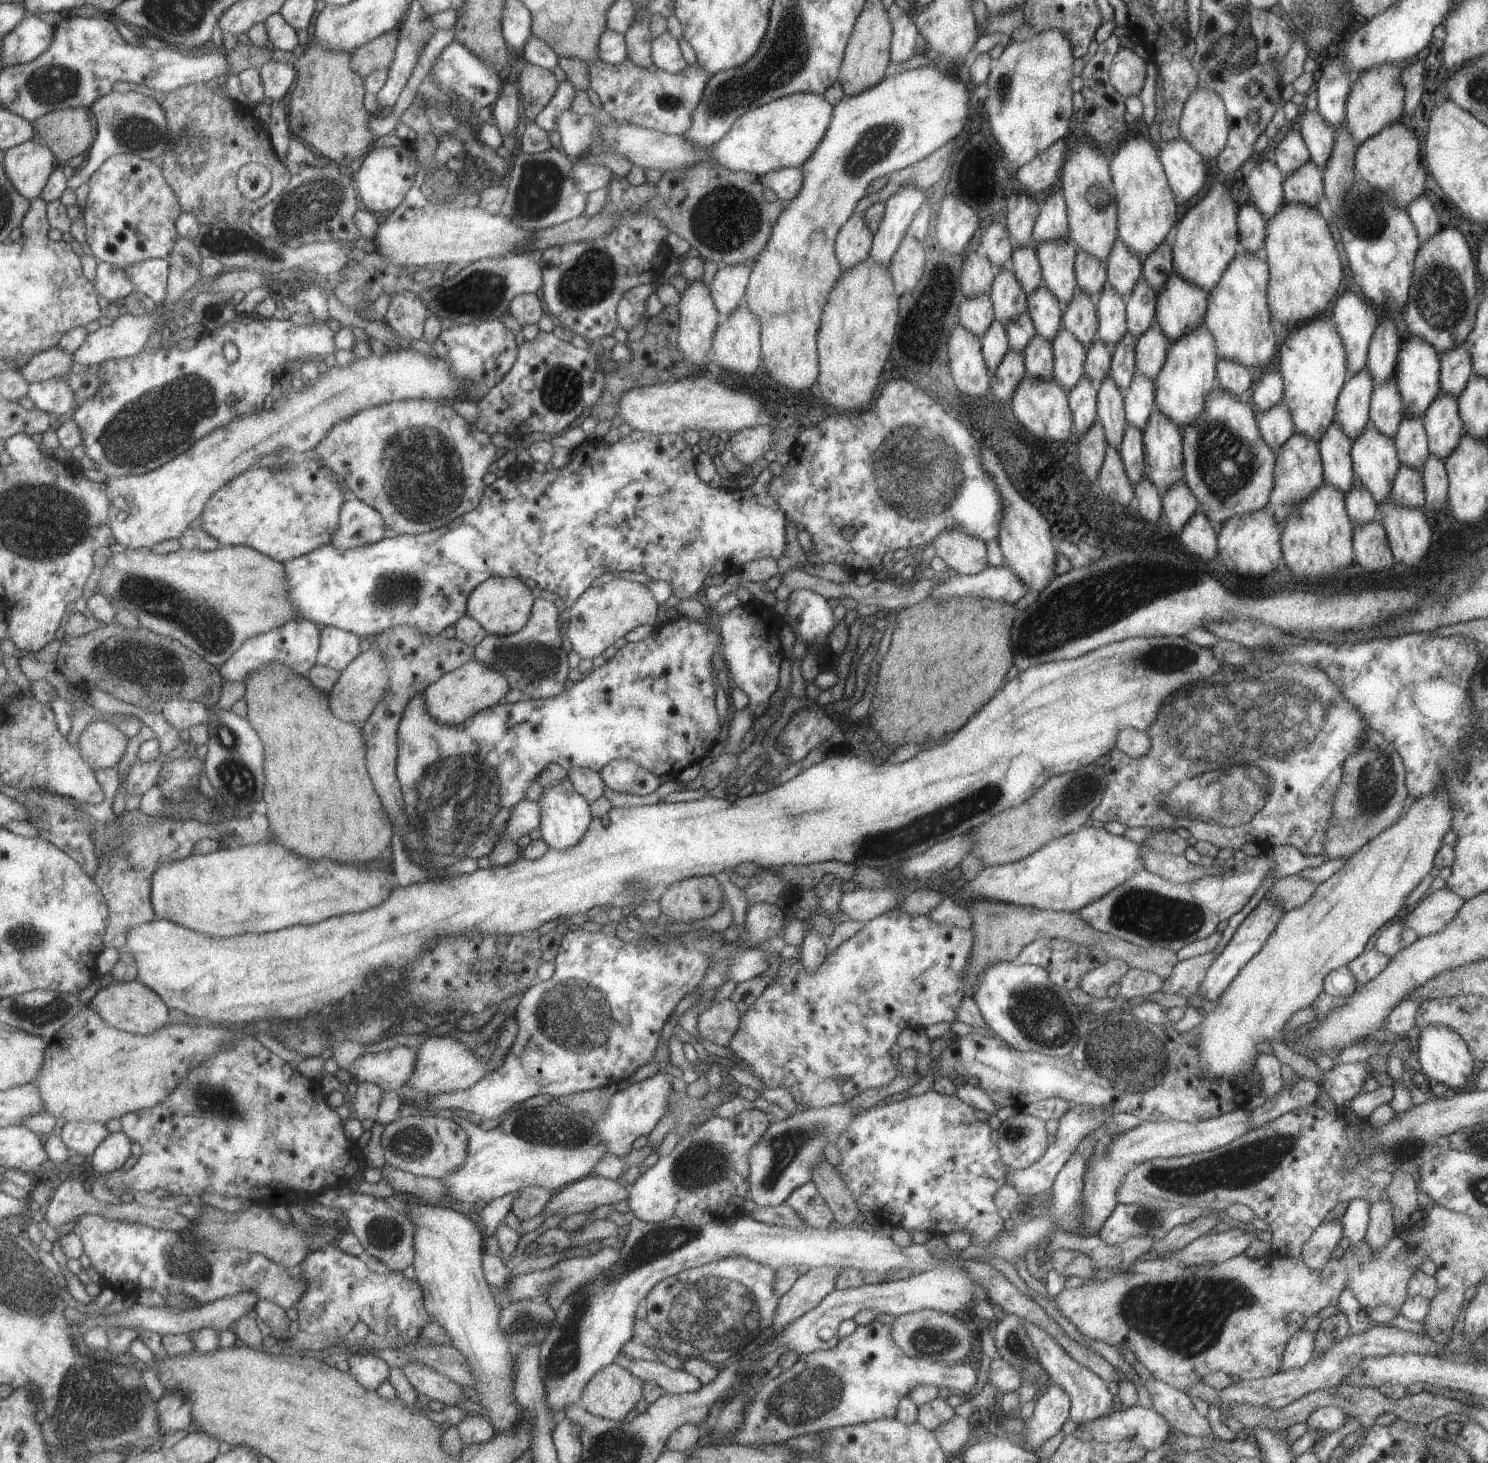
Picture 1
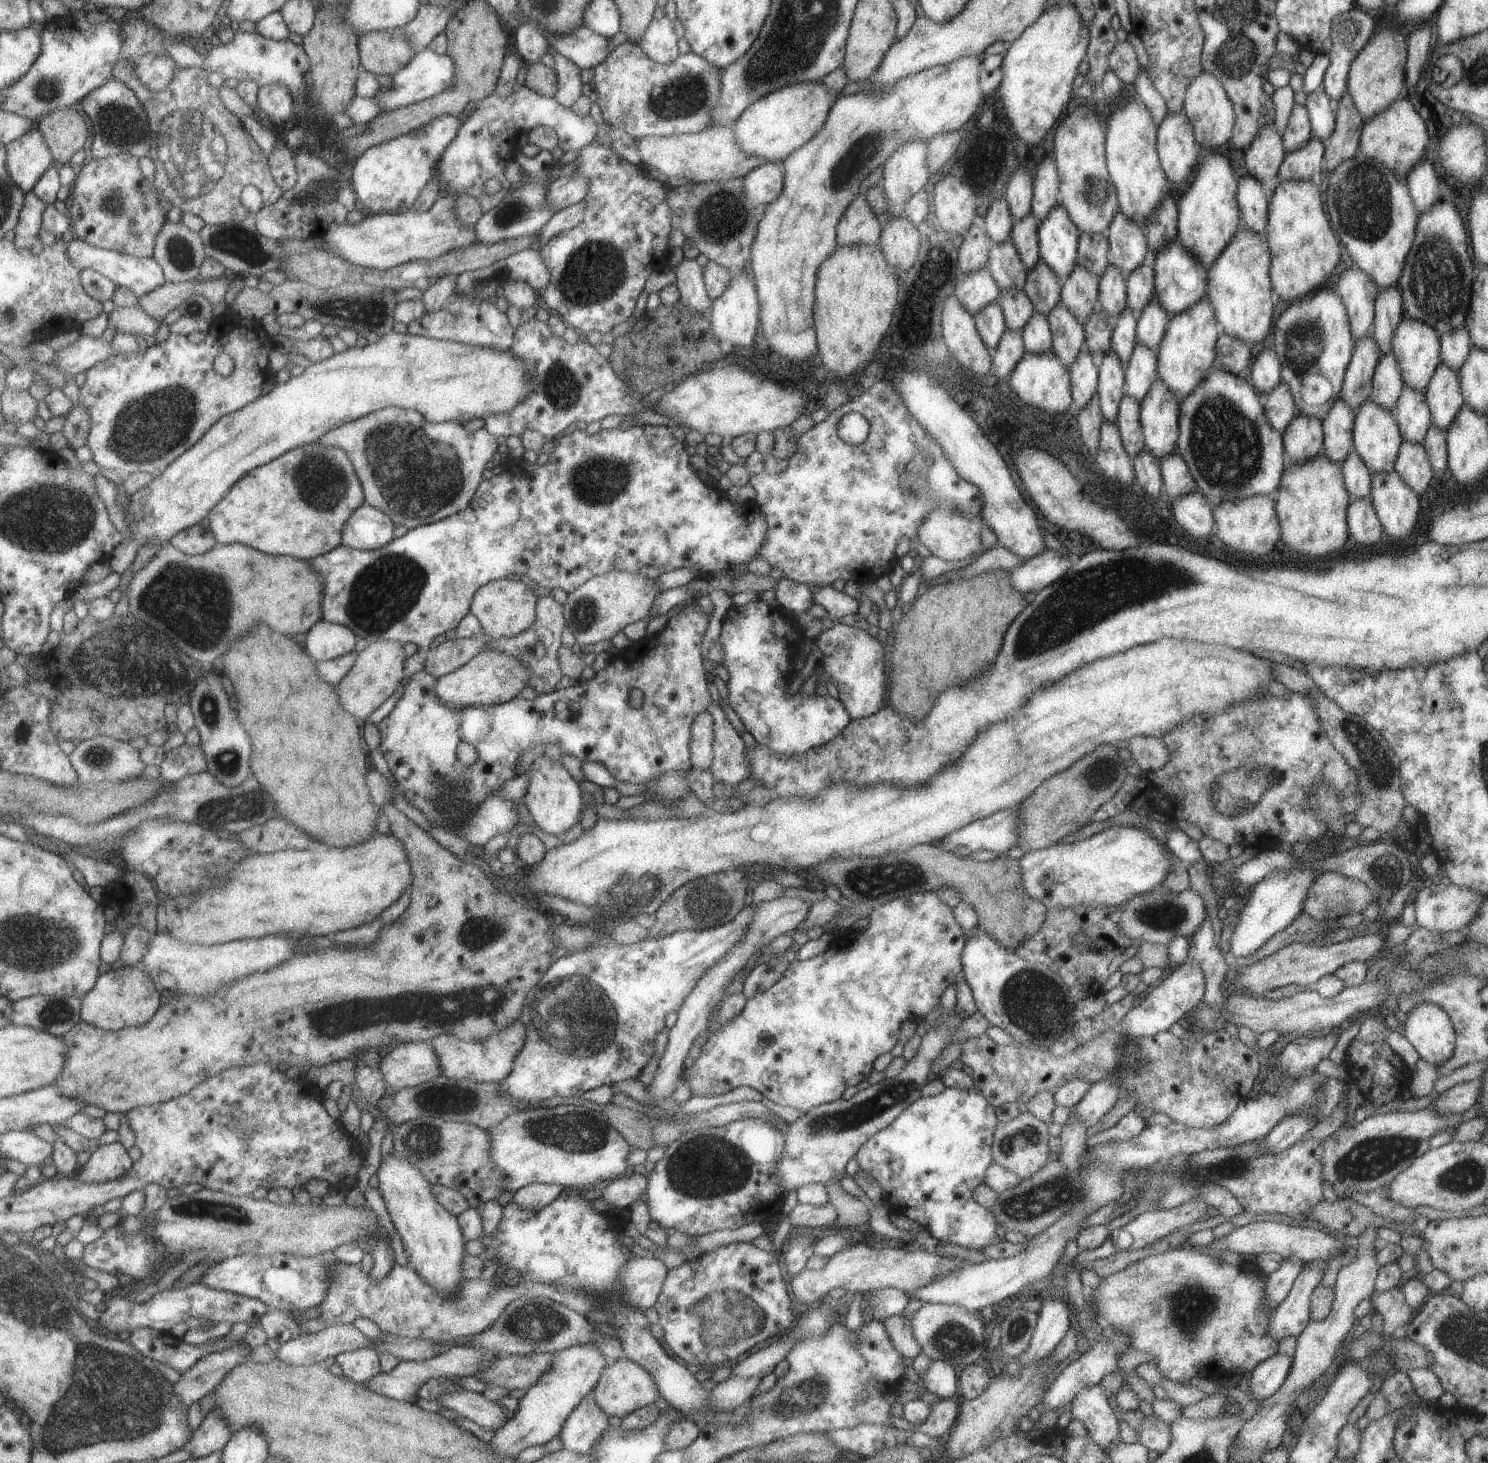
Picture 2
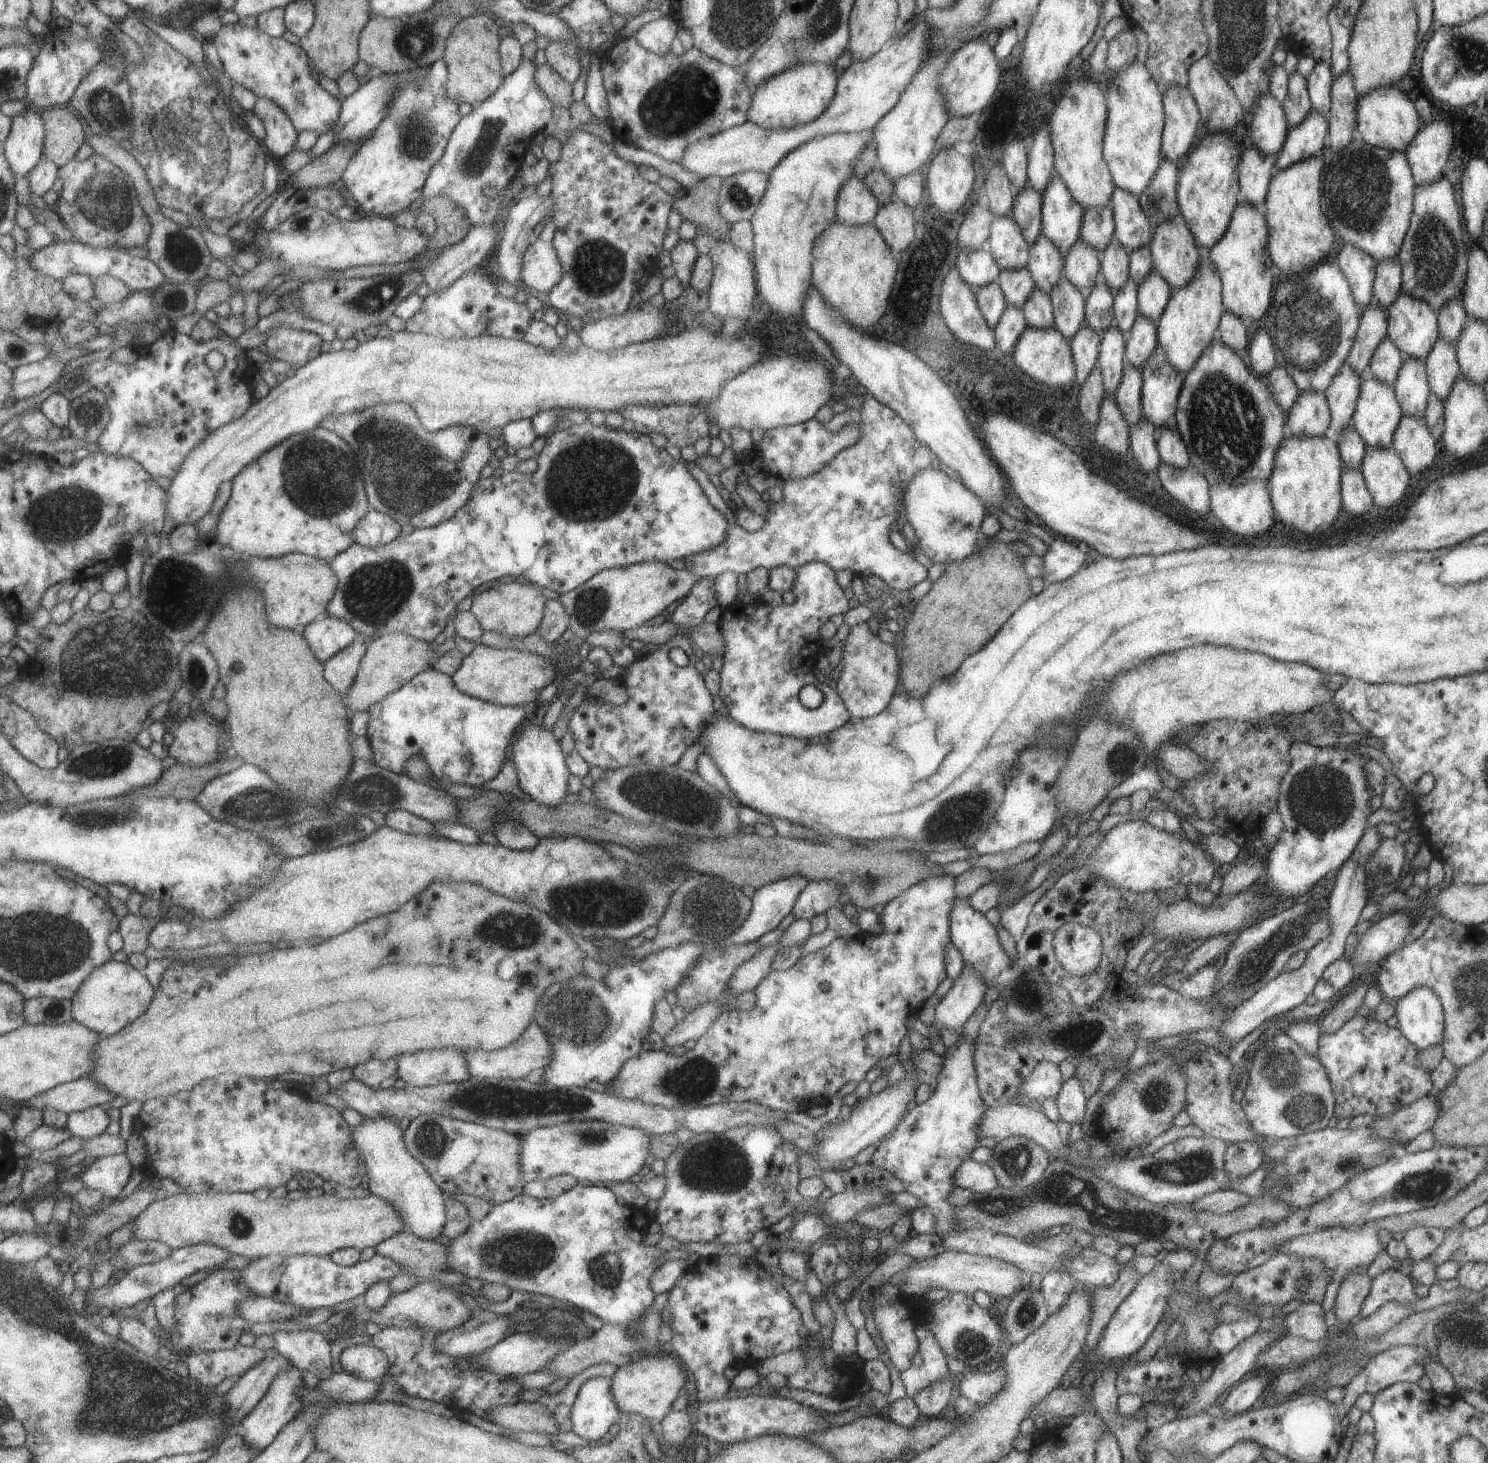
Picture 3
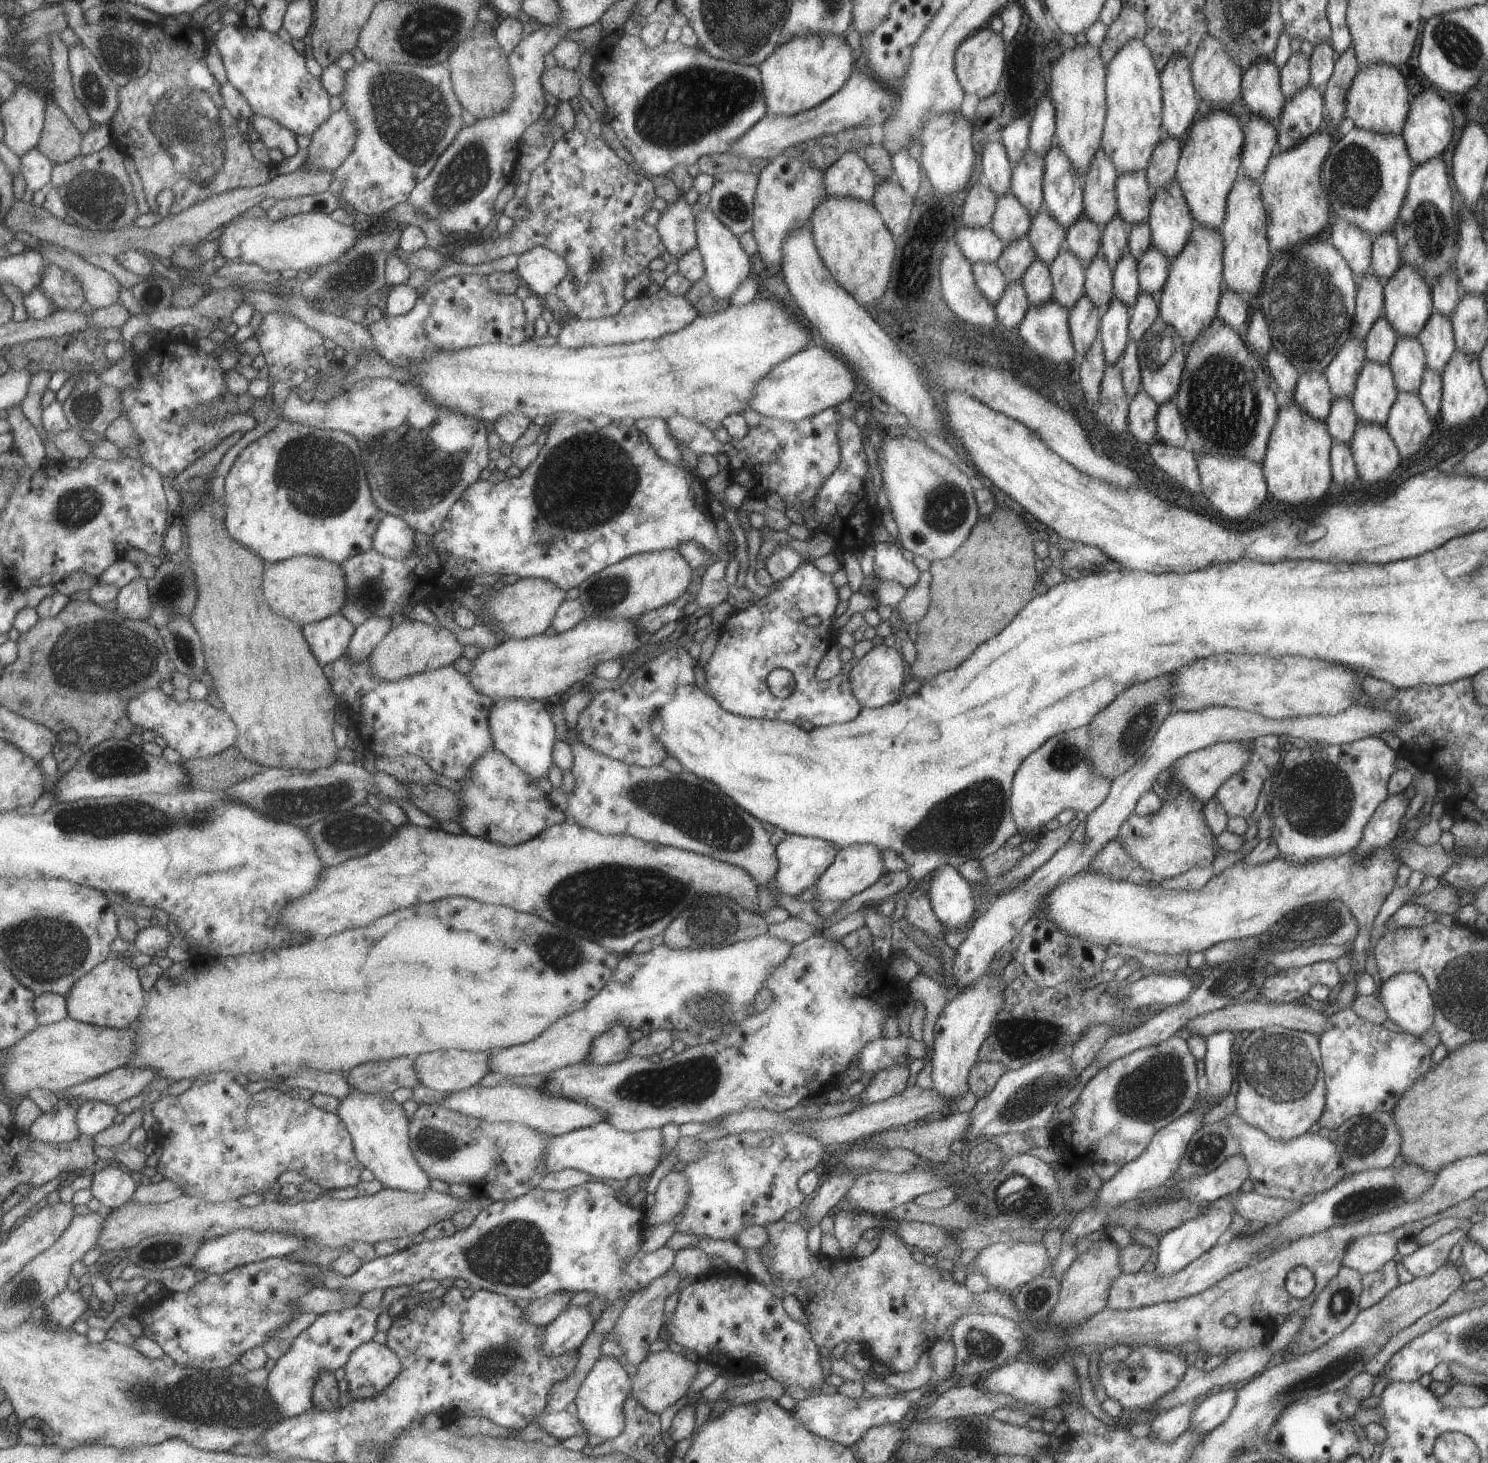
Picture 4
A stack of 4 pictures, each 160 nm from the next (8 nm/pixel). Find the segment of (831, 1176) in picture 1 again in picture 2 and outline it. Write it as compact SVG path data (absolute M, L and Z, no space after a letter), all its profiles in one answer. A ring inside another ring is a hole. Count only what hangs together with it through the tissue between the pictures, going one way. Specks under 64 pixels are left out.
M827 1182L825 1184L828 1203L835 1208L836 1223L839 1228L847 1226L858 1227L868 1222L870 1216L865 1204L847 1194L840 1182Z

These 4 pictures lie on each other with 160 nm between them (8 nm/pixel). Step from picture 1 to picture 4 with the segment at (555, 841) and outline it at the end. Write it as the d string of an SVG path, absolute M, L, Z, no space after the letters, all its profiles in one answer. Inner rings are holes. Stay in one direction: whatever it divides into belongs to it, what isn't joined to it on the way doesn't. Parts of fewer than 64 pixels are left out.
M504 698L494 702L489 718L495 746L533 780L538 782L541 776L547 777L547 770L553 765L552 754L556 740L550 710L546 709L545 702Z

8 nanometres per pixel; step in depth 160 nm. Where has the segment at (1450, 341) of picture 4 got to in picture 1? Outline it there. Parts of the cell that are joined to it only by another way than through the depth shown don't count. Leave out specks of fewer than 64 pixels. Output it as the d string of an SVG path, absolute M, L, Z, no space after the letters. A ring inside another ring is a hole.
M1437 391L1422 416L1428 440L1428 451L1443 460L1457 446L1464 426L1458 413L1456 396Z

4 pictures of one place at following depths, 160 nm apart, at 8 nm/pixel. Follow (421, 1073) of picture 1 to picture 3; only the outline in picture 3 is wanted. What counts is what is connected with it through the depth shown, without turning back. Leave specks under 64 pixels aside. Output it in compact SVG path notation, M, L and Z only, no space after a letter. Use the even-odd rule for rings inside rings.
M531 1021L524 1033L512 1044L499 1050L468 1050L466 1059L473 1077L480 1079L523 1079L533 1070L544 1070L552 1057L552 1043L548 1035L535 1022Z

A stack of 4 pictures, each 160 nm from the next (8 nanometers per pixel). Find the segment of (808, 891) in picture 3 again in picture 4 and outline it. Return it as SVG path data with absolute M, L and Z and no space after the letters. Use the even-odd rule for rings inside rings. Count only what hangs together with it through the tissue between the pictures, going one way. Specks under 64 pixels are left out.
M863 843L840 847L839 850L836 850L832 863L816 880L816 895L813 900L841 901L849 899L854 894L871 886L884 873L881 849L877 848L874 844Z

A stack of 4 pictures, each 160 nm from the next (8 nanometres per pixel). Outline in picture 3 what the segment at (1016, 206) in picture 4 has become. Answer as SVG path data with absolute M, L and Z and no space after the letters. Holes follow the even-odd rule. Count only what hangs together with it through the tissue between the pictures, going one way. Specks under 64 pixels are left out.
M1011 215L994 218L991 221L986 249L1000 270L1027 266L1029 245Z

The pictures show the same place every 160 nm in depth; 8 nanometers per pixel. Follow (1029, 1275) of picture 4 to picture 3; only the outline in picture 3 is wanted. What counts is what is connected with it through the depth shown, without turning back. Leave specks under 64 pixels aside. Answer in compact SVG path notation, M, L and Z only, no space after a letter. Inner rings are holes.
M953 1251L942 1252L939 1256L916 1261L910 1270L900 1271L905 1274L905 1282L899 1291L901 1295L922 1296L932 1288L944 1288L950 1292L962 1292L972 1295L975 1291L986 1292L991 1298L1005 1302L1021 1288L1020 1268L1007 1261L987 1255L970 1255Z

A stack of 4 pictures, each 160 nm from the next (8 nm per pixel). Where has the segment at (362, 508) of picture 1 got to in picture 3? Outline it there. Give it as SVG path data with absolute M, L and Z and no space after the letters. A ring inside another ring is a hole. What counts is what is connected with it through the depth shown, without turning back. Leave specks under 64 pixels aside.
M372 509L354 530L356 542L366 547L386 545L401 536L401 524L392 516Z

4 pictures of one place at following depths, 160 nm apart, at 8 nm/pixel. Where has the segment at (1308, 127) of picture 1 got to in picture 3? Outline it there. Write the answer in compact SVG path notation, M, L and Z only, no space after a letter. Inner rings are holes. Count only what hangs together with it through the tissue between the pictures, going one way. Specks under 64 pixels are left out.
M1317 62L1305 78L1311 108L1325 118L1330 107L1330 86L1333 77L1330 65Z

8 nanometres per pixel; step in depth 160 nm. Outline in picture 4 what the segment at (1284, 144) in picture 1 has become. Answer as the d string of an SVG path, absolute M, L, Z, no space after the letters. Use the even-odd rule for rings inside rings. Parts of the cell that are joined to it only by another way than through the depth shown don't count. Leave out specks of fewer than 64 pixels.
M1290 52L1285 64L1280 68L1280 89L1284 98L1292 97L1309 80L1309 59L1300 52Z

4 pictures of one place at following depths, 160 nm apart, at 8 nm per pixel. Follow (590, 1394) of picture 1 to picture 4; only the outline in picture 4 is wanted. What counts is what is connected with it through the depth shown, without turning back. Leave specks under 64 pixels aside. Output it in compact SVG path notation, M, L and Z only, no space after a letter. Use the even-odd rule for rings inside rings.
M669 1349L646 1356L637 1366L634 1376L630 1376L630 1392L639 1405L650 1413L660 1414L667 1406L684 1396L697 1372L697 1363Z

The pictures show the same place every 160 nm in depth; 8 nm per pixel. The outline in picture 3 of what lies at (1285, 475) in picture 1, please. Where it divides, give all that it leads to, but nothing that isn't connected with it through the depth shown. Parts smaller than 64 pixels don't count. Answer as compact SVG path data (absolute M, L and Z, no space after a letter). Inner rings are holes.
M1322 392L1298 393L1295 404L1287 412L1285 431L1295 438L1323 436L1330 423L1330 410Z

